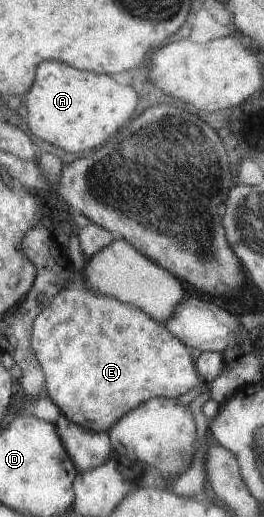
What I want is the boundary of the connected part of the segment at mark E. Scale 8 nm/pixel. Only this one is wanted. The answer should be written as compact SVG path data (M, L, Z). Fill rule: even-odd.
M72 270L70 285L67 285L66 289L63 289L62 292L55 296L49 306L35 319L32 330L32 346L36 357L39 359L39 364L46 374L47 396L51 397L51 400L59 407L64 417L67 417L73 424L93 432L107 432L111 425L119 421L119 418L122 418L124 414L132 411L137 405L146 400L157 397L175 399L201 381L195 370L194 360L189 356L190 347L186 347L182 342L179 342L167 332L165 327L155 324L152 318L149 318L135 307L120 303L117 299L105 295L99 295L97 292L93 292L91 288L87 288L81 271Z

